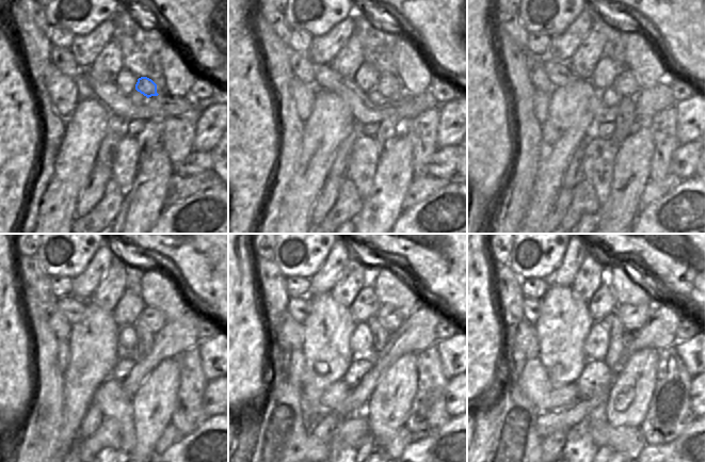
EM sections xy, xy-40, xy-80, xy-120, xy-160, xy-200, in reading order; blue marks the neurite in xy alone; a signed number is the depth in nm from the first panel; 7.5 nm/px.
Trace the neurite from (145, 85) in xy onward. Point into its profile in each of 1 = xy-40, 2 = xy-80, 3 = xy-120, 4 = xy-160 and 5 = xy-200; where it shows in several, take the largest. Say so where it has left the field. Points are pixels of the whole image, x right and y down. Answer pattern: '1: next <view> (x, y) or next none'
1: next xy-40 (388, 84)
2: next xy-80 (627, 84)
3: next xy-120 (154, 318)
4: next xy-160 (390, 317)
5: next xy-200 (632, 317)

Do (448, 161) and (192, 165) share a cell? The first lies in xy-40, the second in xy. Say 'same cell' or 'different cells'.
same cell

